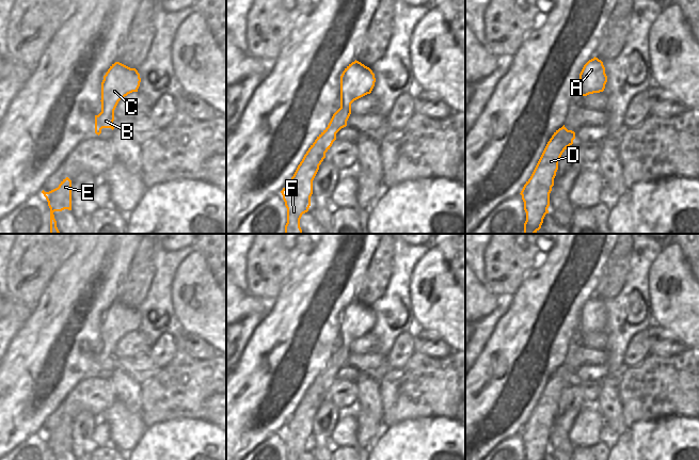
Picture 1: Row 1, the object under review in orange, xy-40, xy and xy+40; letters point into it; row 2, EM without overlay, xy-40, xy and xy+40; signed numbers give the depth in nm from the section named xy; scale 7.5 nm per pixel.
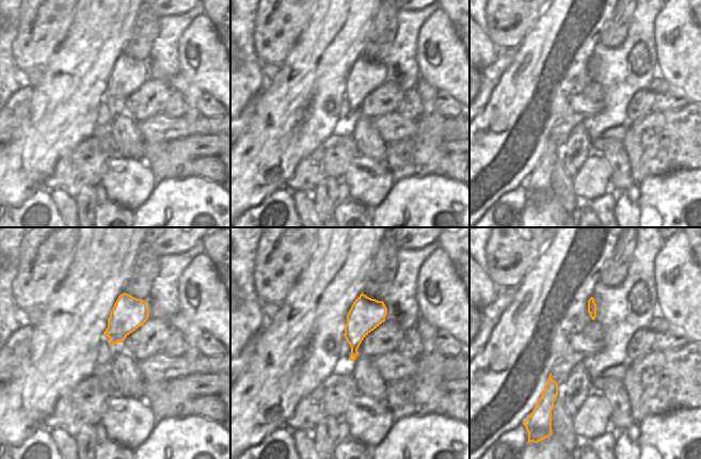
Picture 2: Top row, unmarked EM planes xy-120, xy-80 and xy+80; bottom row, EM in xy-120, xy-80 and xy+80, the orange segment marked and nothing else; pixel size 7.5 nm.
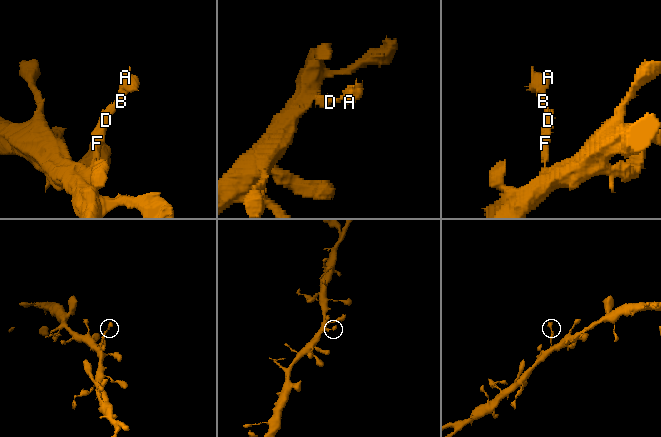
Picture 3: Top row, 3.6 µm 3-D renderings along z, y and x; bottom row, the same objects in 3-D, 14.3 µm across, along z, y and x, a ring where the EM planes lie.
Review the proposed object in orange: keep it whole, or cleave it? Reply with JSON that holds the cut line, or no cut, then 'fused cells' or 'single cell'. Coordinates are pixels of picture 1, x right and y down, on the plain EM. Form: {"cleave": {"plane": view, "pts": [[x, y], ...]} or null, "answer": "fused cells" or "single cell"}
{"cleave": null, "answer": "single cell"}

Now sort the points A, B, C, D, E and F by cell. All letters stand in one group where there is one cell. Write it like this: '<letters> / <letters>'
A B C D E F

